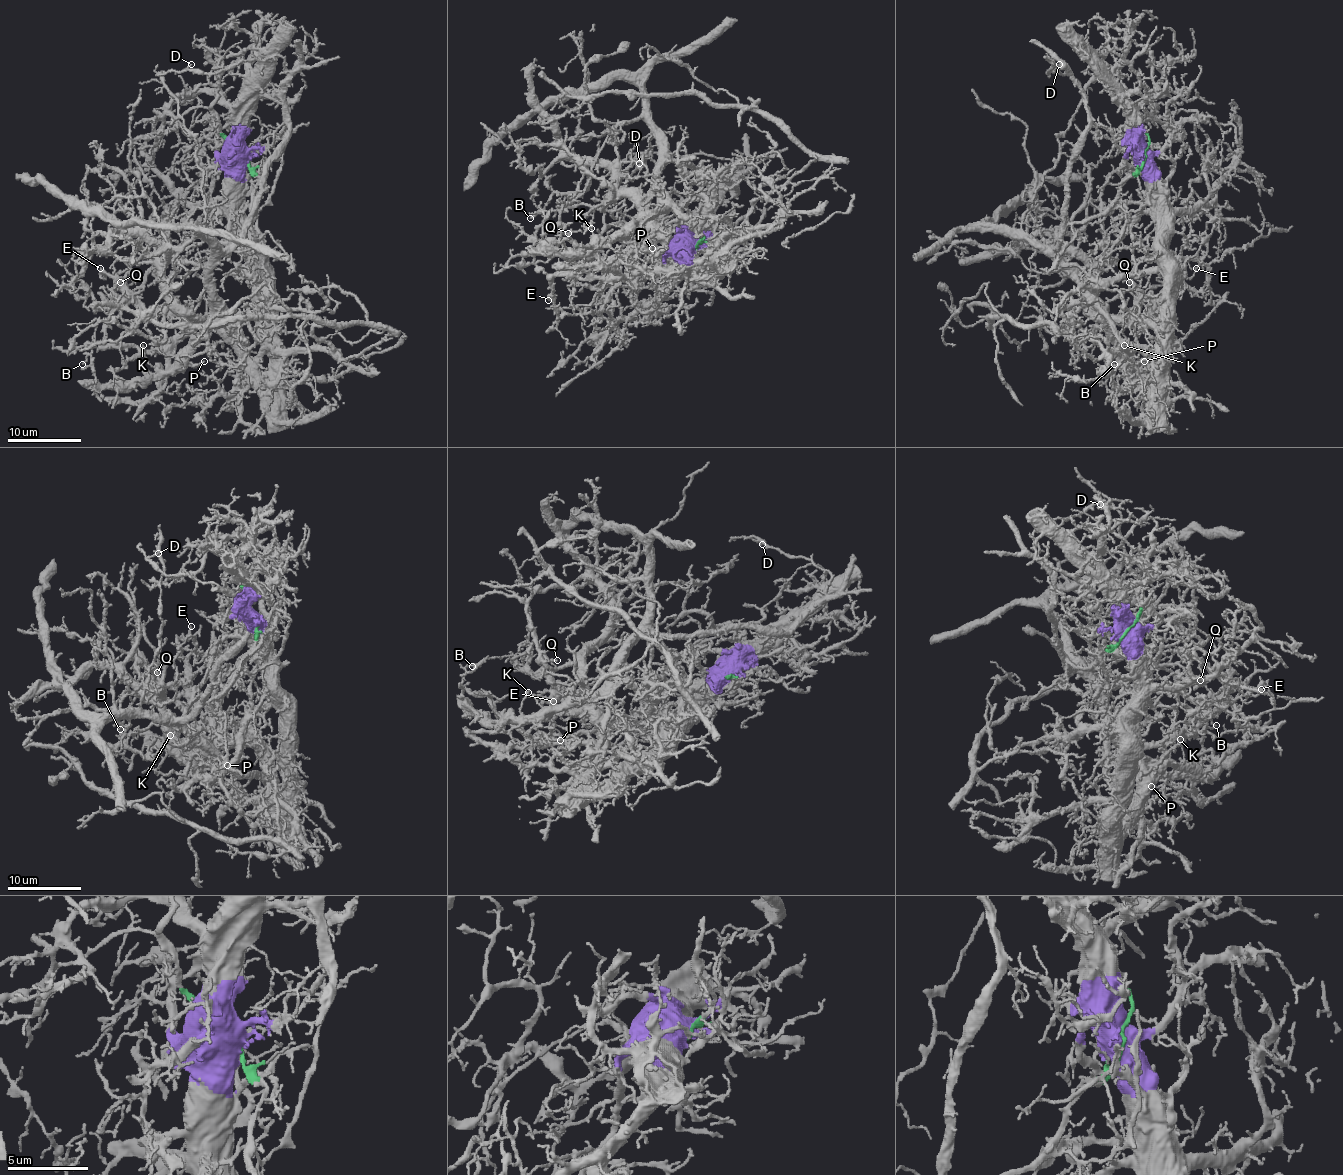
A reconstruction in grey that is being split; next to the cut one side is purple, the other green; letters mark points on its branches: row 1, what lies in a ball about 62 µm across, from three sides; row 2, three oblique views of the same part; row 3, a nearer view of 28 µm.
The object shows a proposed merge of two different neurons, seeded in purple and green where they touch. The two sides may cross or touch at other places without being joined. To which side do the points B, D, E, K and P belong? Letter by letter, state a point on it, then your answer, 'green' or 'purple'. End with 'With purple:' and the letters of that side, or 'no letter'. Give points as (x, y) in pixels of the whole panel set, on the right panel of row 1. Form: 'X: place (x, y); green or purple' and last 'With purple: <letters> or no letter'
B: place (1114, 364); green
D: place (1059, 64); green
E: place (1196, 268); purple
K: place (1124, 345); green
P: place (1144, 361); purple
With purple: E, P

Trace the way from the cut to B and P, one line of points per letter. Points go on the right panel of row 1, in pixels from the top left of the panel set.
B: (1144, 154), (1118, 198), (1070, 222), (1057, 251), (1147, 385), (1114, 394), (1107, 354), (1114, 363)
P: (1144, 154), (1168, 205), (1169, 229), (1160, 251), (1171, 251), (1164, 271), (1168, 369), (1155, 374), (1144, 361)

